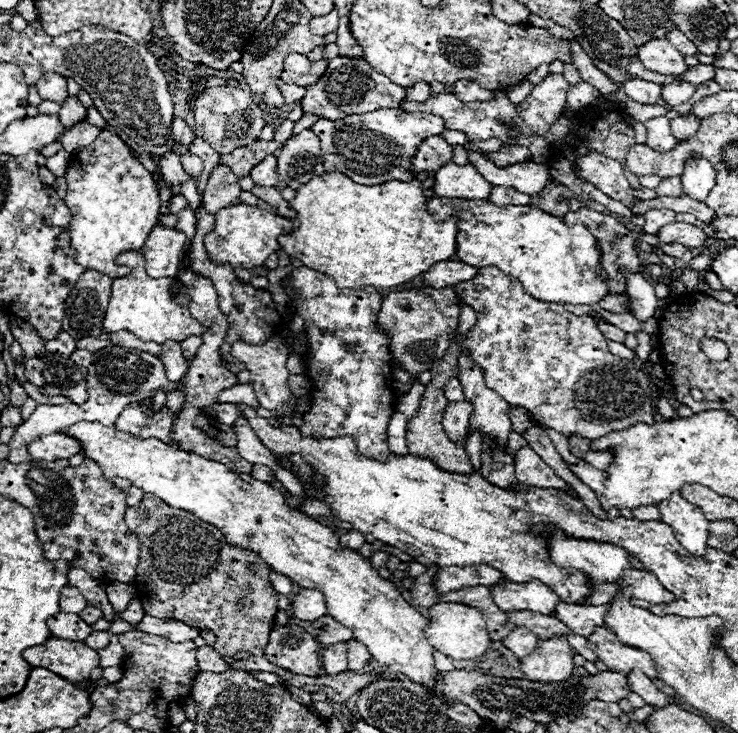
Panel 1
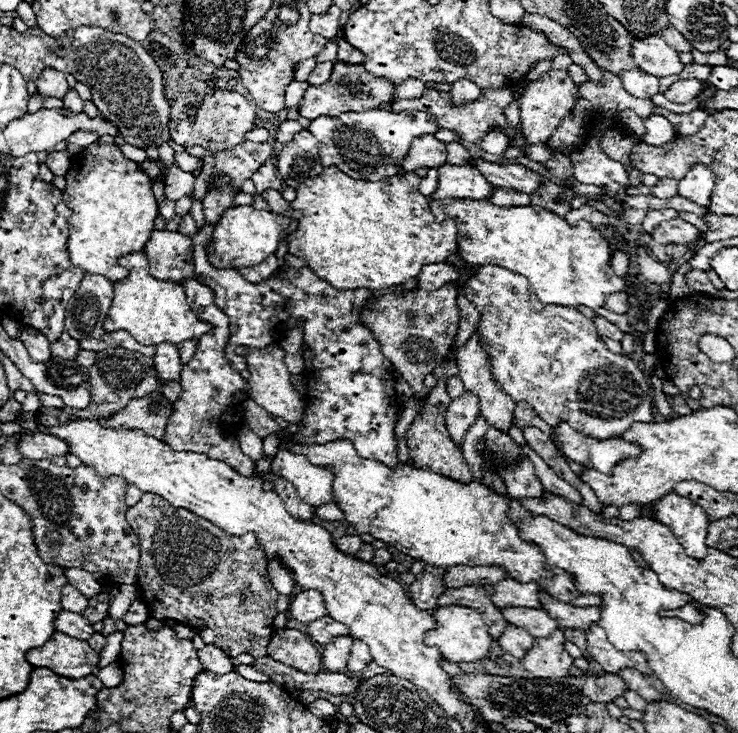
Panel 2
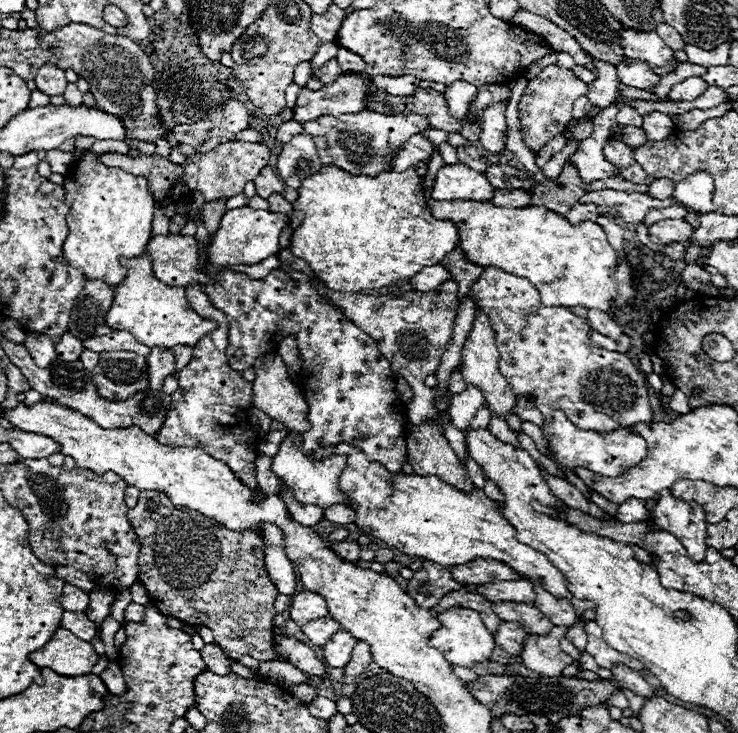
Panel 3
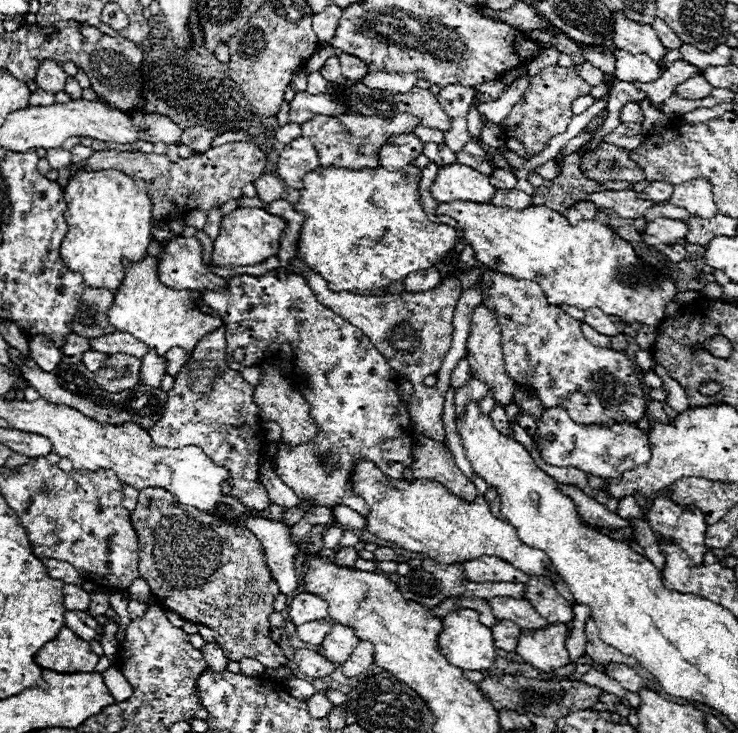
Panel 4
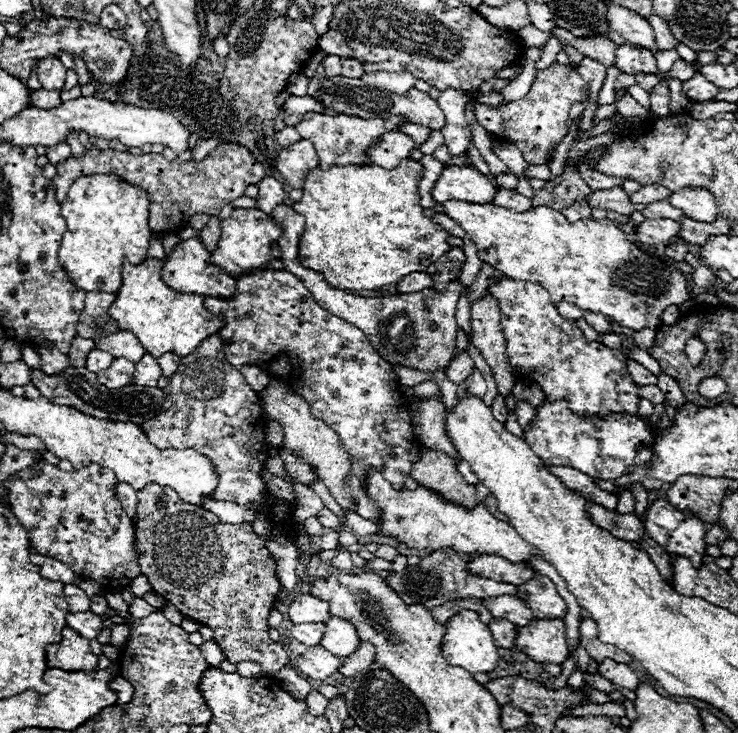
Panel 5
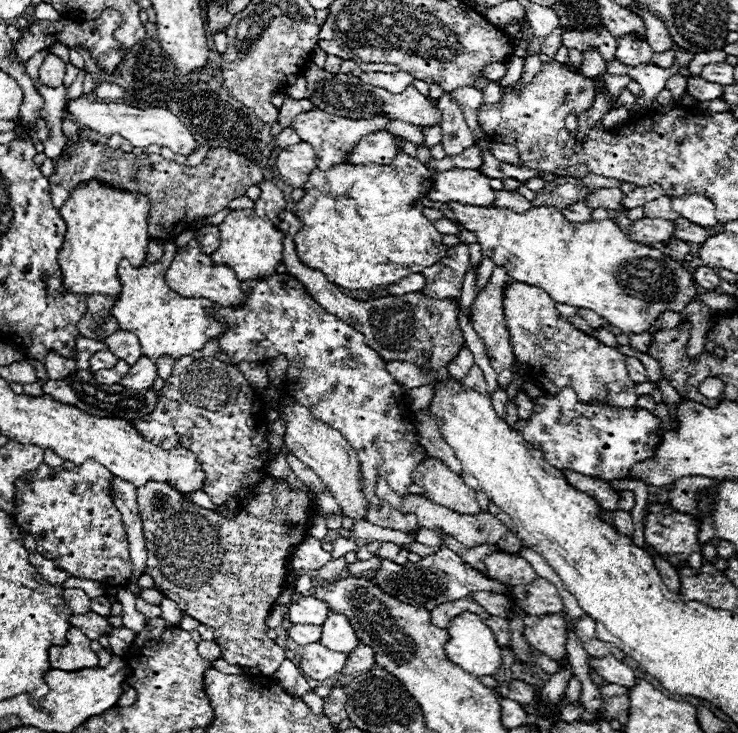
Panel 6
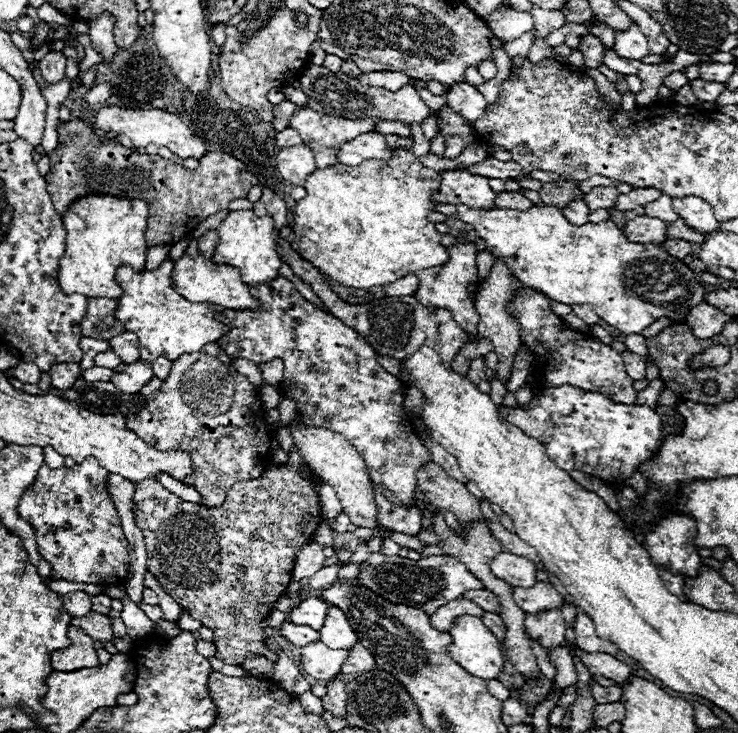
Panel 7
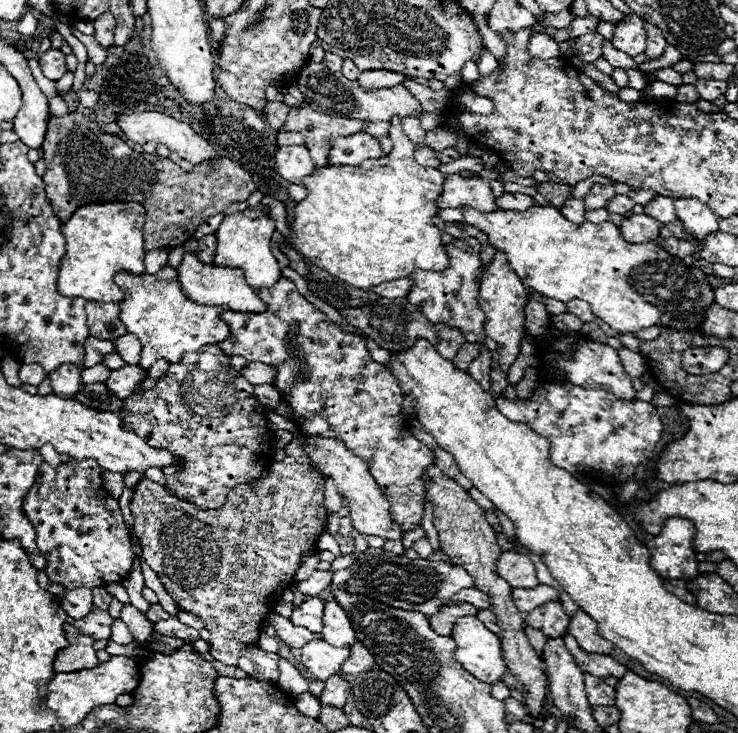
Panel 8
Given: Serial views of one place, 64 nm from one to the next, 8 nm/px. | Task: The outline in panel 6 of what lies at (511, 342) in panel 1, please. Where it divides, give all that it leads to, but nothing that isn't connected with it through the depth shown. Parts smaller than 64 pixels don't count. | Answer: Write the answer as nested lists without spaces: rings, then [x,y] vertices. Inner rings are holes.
[[[510,282],[504,292],[504,314],[516,360],[536,370],[546,392],[558,394],[564,386],[570,386],[578,392],[580,400],[600,400],[614,408],[636,408],[638,396],[634,392],[634,382],[628,378],[624,356],[616,348],[608,348],[596,338],[576,330],[556,312],[554,302],[542,288]]]

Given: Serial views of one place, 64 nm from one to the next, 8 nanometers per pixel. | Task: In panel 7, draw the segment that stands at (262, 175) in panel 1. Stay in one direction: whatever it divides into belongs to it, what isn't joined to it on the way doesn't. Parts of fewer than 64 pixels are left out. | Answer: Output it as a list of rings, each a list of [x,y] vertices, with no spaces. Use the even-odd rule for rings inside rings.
[[[264,188],[262,198],[258,202],[254,202],[254,212],[258,212],[258,216],[270,216],[276,222],[276,228],[282,228],[288,224],[286,202],[268,188]]]

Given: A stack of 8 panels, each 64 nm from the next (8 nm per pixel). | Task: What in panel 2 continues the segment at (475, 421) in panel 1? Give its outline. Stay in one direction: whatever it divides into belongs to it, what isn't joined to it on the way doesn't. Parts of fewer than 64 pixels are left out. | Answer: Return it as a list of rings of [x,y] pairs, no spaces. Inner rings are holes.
[[[476,328],[476,332],[472,334],[472,338],[456,352],[456,364],[458,364],[458,370],[460,370],[458,376],[460,376],[460,380],[464,382],[466,390],[468,390],[468,392],[474,392],[476,396],[480,396],[480,414],[486,418],[486,422],[488,422],[490,426],[496,426],[496,428],[508,432],[508,428],[510,428],[510,424],[512,424],[512,418],[514,418],[512,412],[514,412],[514,408],[516,408],[516,402],[500,388],[498,382],[494,382],[492,372],[490,372],[490,358],[488,358],[488,354],[486,354],[484,346],[478,344],[478,328]]]

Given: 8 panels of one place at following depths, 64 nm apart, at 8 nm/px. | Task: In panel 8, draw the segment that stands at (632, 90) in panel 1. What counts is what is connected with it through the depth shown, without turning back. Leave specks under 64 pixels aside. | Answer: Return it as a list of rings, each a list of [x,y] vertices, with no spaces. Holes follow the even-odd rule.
[[[626,16],[622,24],[616,26],[614,38],[612,38],[614,48],[626,52],[628,56],[642,54],[646,50],[646,28],[644,20],[640,16]]]

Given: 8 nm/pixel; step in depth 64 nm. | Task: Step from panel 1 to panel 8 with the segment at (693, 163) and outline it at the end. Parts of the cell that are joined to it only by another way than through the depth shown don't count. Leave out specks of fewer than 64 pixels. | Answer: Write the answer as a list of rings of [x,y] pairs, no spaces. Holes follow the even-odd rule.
[[[676,198],[674,208],[686,234],[694,240],[702,242],[710,232],[718,230],[718,216],[704,202],[694,198]]]

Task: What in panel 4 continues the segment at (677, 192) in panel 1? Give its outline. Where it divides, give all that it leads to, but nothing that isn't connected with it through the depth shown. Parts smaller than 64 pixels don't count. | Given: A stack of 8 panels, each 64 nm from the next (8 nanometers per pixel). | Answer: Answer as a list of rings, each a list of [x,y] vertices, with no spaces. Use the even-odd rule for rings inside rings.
[[[652,182],[648,188],[644,188],[638,196],[642,200],[650,200],[650,202],[666,202],[672,196],[674,186],[664,184],[664,182]]]

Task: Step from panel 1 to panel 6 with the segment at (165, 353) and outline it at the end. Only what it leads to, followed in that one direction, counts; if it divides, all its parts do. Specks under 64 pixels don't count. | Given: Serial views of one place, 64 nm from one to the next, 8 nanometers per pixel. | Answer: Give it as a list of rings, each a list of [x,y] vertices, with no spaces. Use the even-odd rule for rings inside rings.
[[[142,356],[142,360],[138,360],[138,364],[130,366],[130,372],[126,378],[122,378],[118,384],[130,390],[142,390],[142,388],[150,388],[152,382],[156,380],[156,364],[154,360]]]

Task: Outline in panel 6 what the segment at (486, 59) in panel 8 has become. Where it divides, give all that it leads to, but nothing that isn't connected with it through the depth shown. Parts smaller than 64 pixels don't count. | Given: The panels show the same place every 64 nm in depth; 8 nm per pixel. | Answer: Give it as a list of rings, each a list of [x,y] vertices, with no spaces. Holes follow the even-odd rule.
[[[493,63],[487,65],[483,70],[483,77],[488,80],[499,81],[506,74],[506,66],[503,63]]]

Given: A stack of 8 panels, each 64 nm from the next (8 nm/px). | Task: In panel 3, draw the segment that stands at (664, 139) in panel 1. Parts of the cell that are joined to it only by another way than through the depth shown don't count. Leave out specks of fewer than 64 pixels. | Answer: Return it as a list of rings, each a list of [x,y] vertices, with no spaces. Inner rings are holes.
[[[652,112],[644,118],[644,124],[642,124],[644,132],[646,132],[646,138],[648,140],[664,140],[668,138],[672,132],[674,132],[674,122],[670,120],[670,116],[662,114],[662,112]]]

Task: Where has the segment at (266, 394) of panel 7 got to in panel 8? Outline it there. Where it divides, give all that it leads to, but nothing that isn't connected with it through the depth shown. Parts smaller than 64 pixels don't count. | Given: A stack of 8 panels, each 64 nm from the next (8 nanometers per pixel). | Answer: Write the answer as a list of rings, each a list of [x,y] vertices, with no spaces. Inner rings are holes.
[[[270,384],[254,386],[254,394],[256,394],[256,398],[258,398],[268,410],[274,410],[274,408],[282,402],[282,398],[276,394],[276,388],[270,386]]]

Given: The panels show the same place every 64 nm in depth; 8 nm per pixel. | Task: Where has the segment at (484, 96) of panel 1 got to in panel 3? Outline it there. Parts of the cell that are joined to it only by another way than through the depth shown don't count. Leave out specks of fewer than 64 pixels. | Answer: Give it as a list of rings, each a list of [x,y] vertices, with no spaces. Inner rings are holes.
[[[454,82],[446,88],[444,94],[444,100],[446,100],[446,106],[448,106],[448,112],[456,118],[456,120],[464,120],[466,114],[468,114],[468,106],[470,102],[476,98],[478,90],[476,86],[472,84],[466,84],[466,82]]]

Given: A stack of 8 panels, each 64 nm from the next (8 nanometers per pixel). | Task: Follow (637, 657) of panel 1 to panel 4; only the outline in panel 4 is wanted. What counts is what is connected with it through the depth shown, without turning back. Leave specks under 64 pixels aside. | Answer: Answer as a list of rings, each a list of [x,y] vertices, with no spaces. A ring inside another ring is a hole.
[[[586,620],[586,626],[584,626],[584,632],[586,632],[586,654],[600,666],[606,666],[610,662],[618,662],[618,664],[626,664],[626,666],[634,666],[638,664],[634,658],[618,652],[616,648],[610,648],[608,644],[604,644],[600,640],[600,634],[598,634],[598,628],[594,624],[594,620]]]

